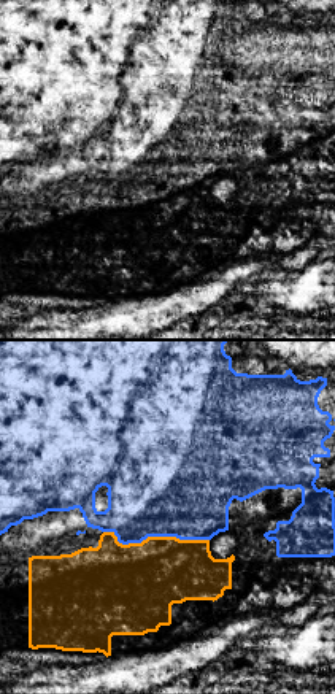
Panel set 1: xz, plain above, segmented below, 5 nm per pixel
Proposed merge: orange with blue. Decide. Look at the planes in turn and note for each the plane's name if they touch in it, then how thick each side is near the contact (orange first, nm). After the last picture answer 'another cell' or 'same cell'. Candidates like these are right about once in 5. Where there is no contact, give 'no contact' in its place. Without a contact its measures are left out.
contact in xz; calibres 400 and 500 nm

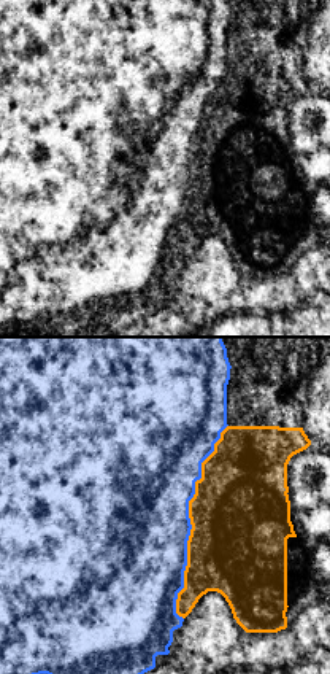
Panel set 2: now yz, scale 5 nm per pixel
contact in yz; calibres 500 and 480 nm

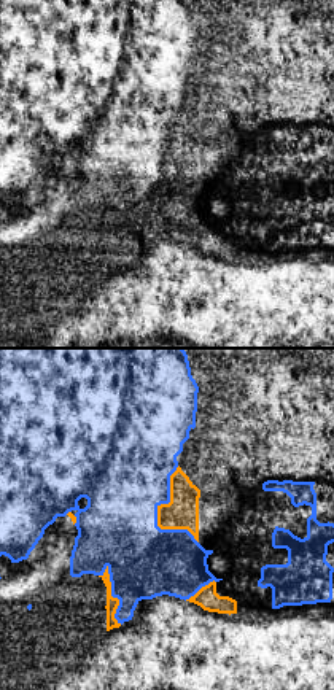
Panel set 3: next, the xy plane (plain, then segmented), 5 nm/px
contact in xy; calibres 170 and 440 nm

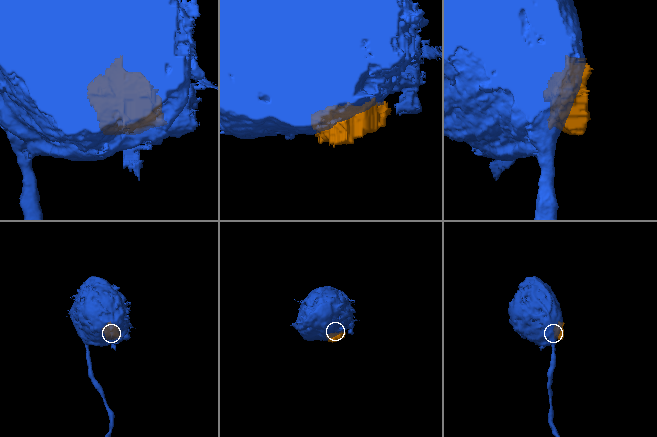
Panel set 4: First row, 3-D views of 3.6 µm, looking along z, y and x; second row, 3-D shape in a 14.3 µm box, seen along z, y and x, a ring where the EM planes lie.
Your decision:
another cell

